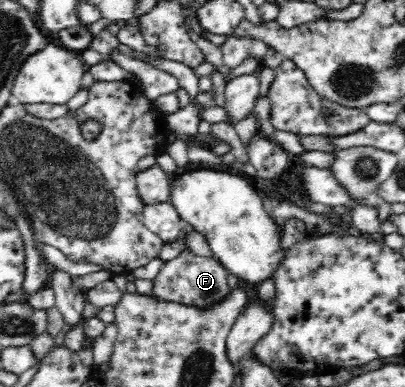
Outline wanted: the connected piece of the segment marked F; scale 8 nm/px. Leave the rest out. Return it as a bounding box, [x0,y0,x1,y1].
[151,251,232,311]

